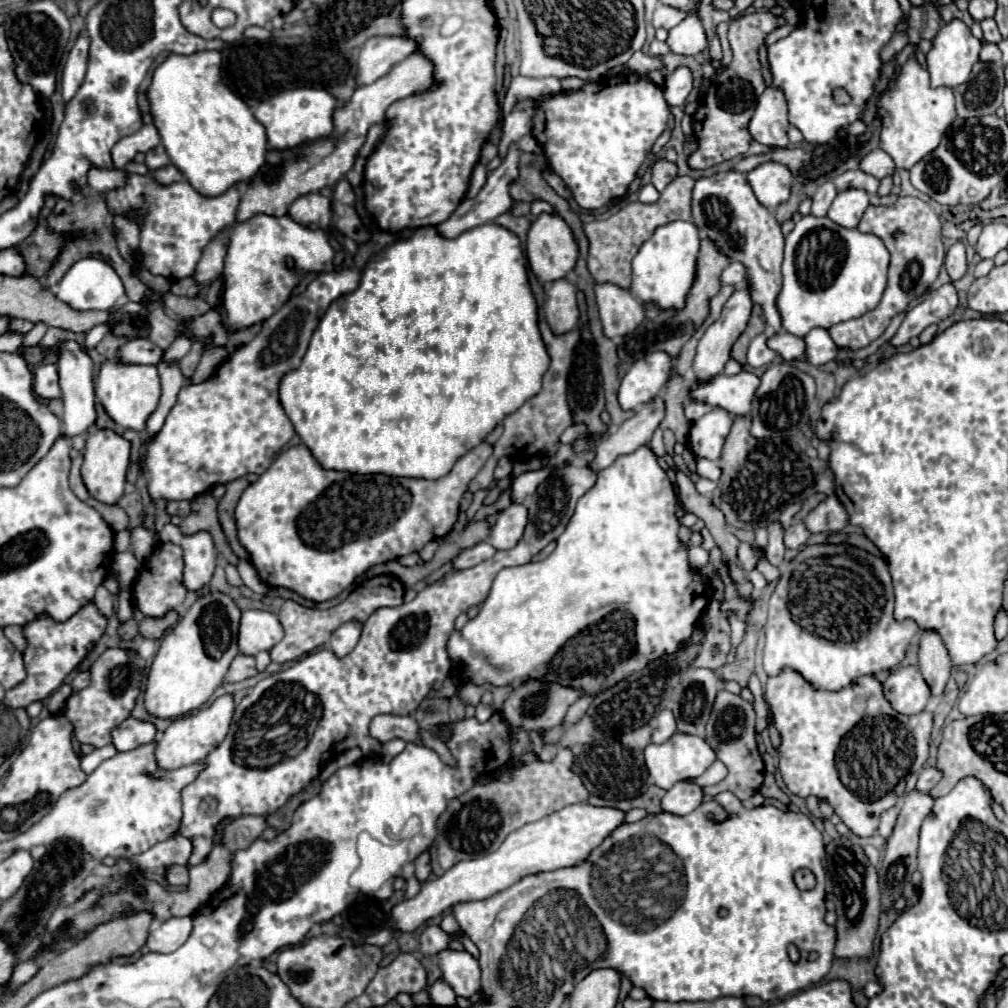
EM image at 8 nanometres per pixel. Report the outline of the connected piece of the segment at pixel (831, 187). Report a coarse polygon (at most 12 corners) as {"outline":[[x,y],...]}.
{"outline":[[833,182],[821,184],[813,194],[811,216],[827,216],[837,190]]}

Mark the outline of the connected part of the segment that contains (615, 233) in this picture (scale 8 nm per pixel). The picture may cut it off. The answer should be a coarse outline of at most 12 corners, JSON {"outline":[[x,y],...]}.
{"outline":[[695,180],[653,204],[583,224],[595,282],[631,290],[631,260],[655,228],[691,220]]}

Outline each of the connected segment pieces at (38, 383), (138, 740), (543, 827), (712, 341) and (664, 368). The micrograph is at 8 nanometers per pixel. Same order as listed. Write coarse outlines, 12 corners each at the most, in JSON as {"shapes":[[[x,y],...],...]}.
{"shapes":[[[39,364],[33,390],[45,400],[61,396],[55,364]],[[127,718],[111,732],[119,752],[153,742],[153,724]],[[571,804],[393,908],[409,934],[459,902],[577,866],[623,822]],[[747,290],[727,300],[699,340],[695,376],[723,372],[731,346],[747,326]],[[671,356],[637,360],[619,388],[623,410],[653,400],[671,372]]]}

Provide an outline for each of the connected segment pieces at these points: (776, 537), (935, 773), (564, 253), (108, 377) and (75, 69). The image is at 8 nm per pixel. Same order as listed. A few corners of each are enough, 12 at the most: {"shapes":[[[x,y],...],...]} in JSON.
{"shapes":[[[781,522],[767,526],[769,544],[765,558],[773,566],[781,566],[785,558]],[[937,768],[919,772],[915,790],[929,792],[939,780]],[[541,214],[527,236],[527,260],[541,284],[565,278],[577,242],[557,214]],[[101,364],[95,396],[141,432],[161,398],[155,366]],[[79,36],[63,68],[63,102],[81,88],[89,38]]]}

